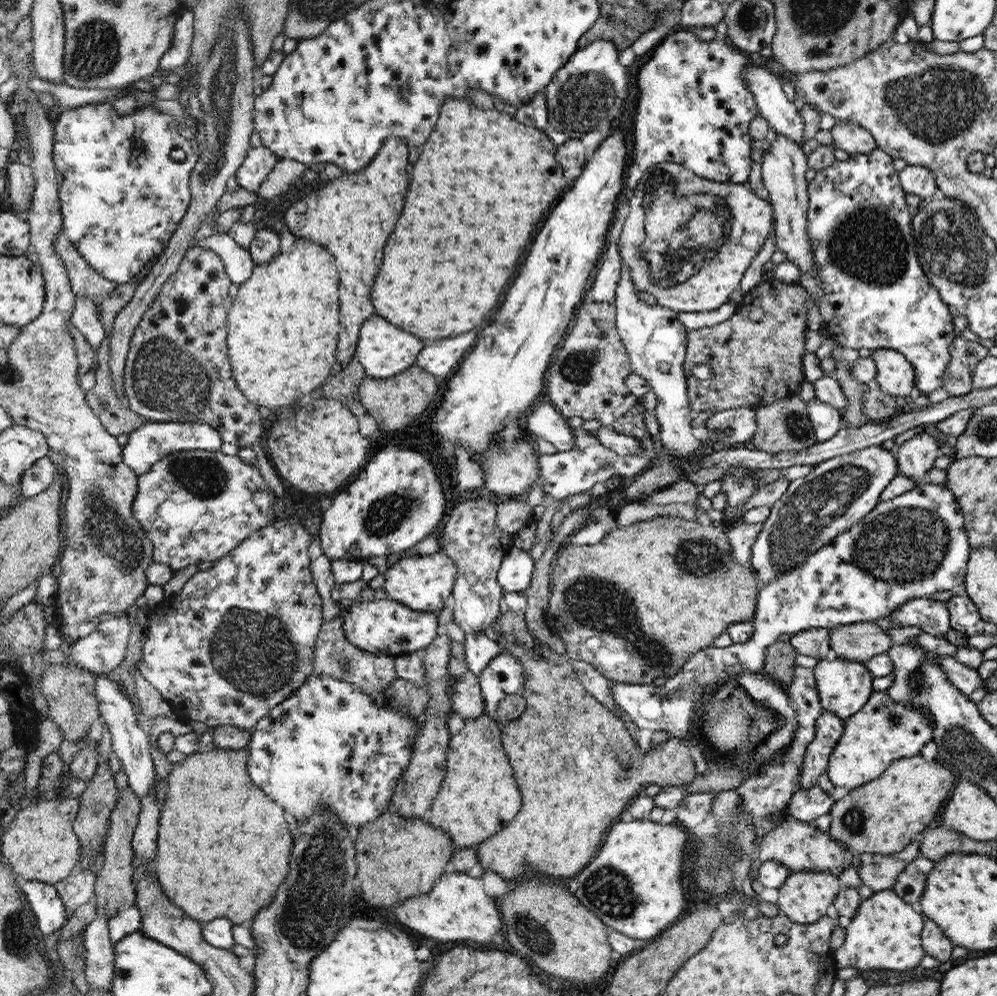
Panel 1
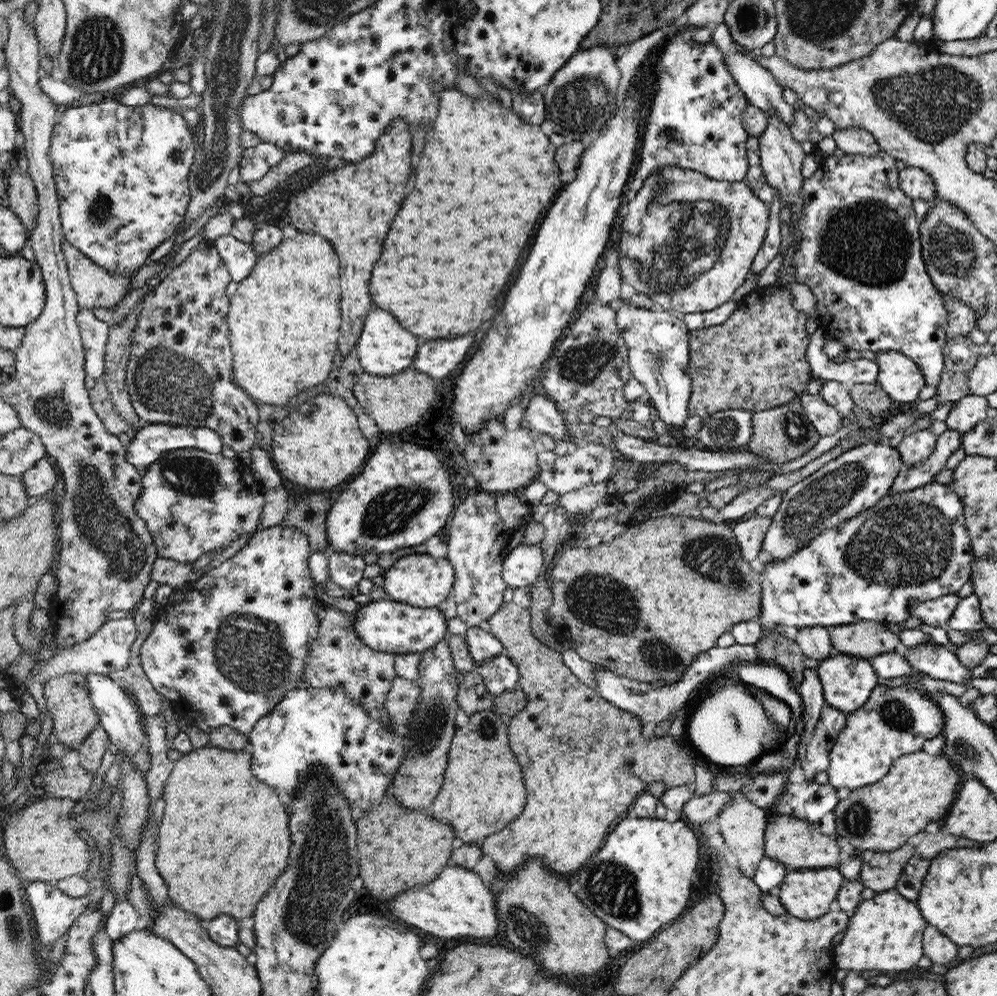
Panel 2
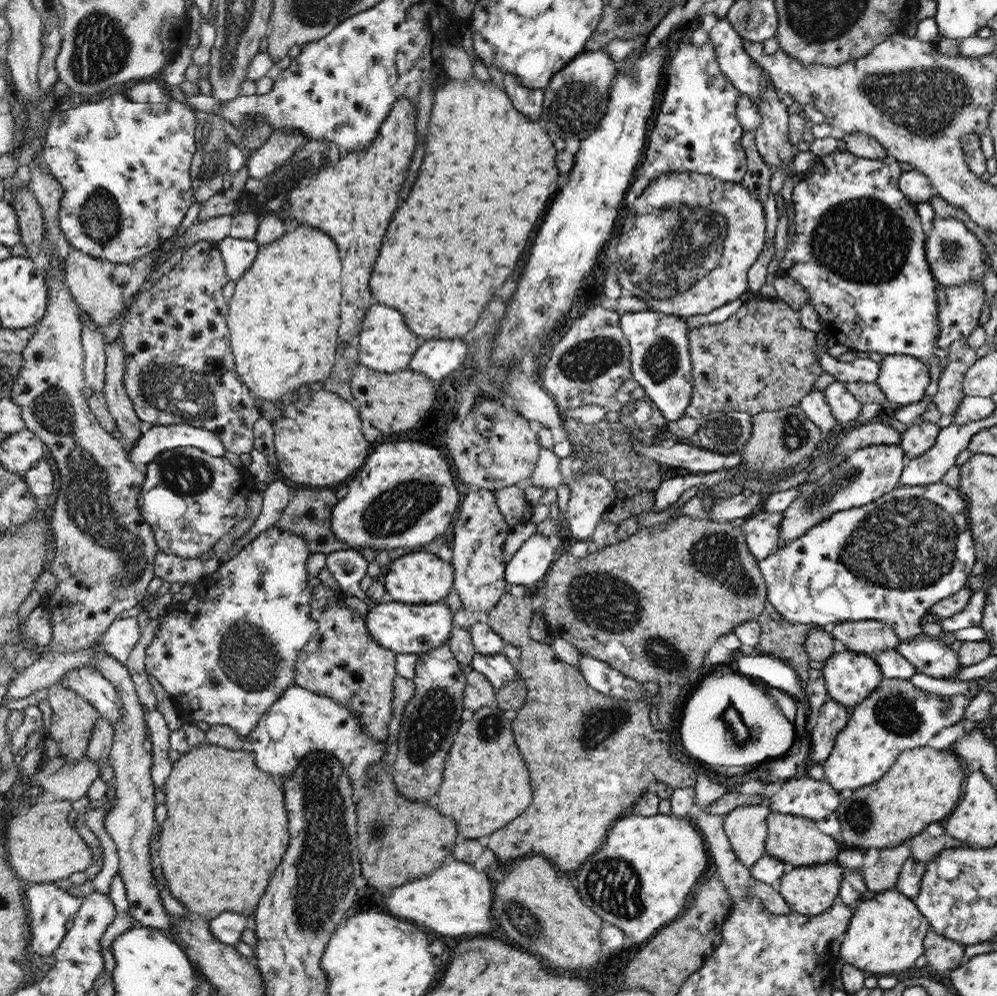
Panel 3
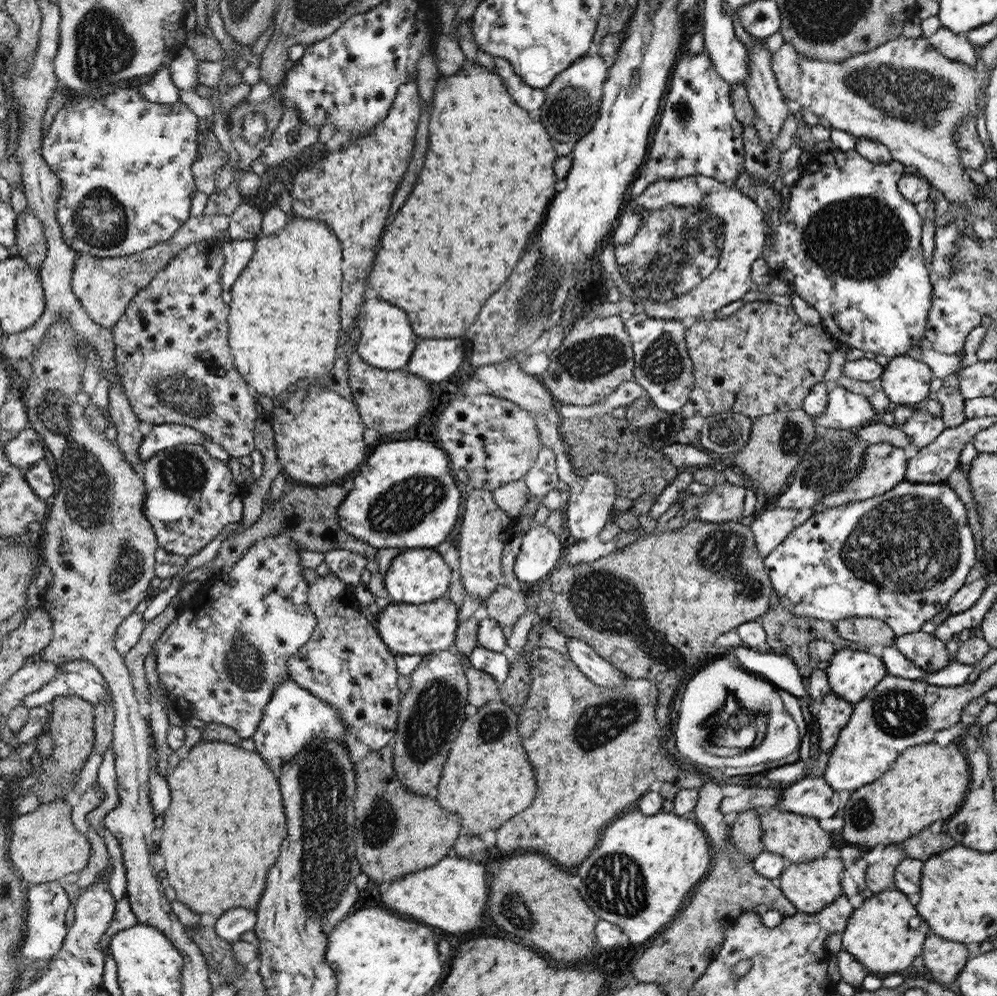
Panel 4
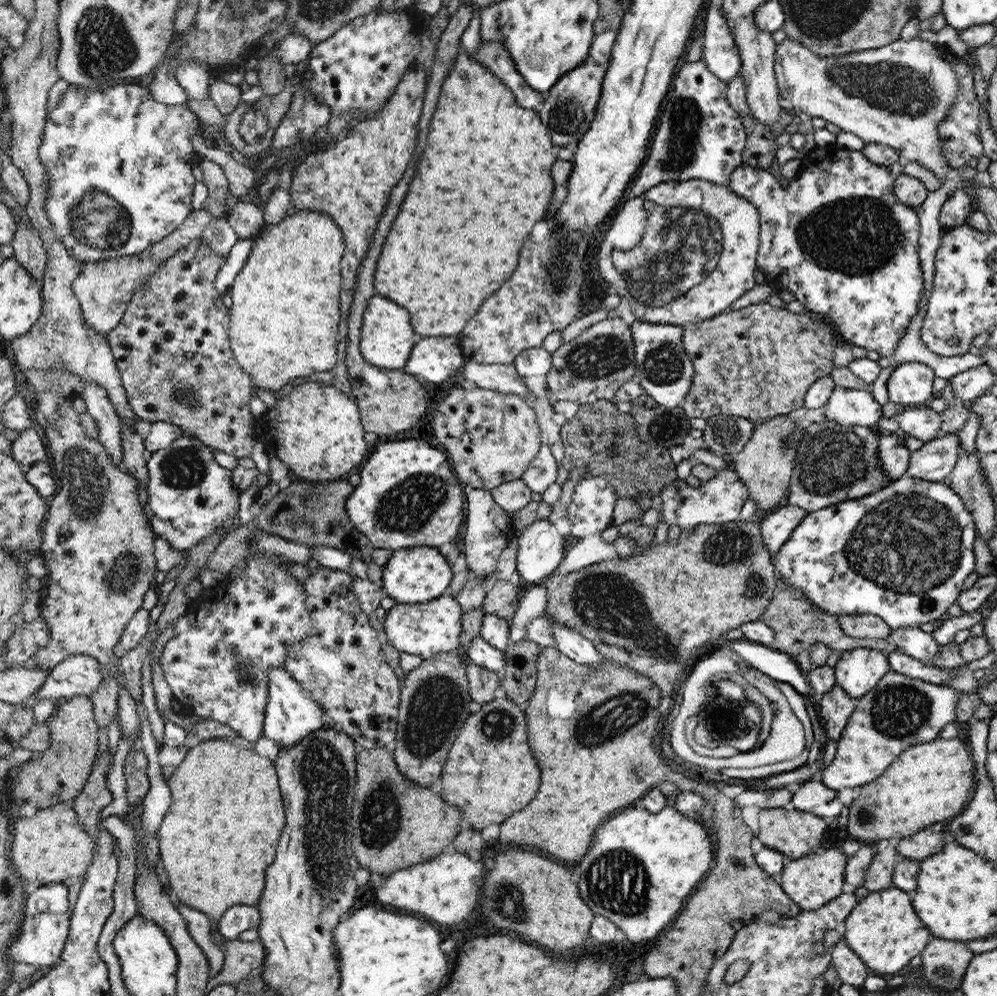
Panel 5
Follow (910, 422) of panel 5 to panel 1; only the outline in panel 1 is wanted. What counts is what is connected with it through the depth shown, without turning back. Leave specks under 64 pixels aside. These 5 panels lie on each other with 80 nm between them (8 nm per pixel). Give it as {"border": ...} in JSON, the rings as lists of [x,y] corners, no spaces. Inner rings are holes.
{"border":[[[928,428],[906,440],[894,451],[900,468],[899,476],[918,483],[929,482],[929,471],[934,468],[934,462],[940,455],[939,445],[937,435]]]}

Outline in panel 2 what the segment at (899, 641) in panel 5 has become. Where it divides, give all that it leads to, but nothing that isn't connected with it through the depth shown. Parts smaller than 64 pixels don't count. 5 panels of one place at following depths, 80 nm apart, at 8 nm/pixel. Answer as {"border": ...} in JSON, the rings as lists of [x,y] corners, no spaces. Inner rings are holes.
{"border":[[[932,641],[909,647],[905,659],[923,674],[938,680],[948,680],[970,687],[973,672],[961,662],[955,652],[946,650],[942,644]]]}

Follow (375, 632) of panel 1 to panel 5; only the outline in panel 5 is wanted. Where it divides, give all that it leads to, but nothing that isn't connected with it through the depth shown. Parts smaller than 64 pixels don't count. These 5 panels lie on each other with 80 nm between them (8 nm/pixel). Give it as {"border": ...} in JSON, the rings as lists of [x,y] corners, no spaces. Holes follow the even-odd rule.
{"border":[[[450,594],[442,595],[434,601],[419,604],[388,603],[387,615],[383,623],[388,642],[401,654],[430,658],[446,653],[456,653],[460,636],[460,604]]]}

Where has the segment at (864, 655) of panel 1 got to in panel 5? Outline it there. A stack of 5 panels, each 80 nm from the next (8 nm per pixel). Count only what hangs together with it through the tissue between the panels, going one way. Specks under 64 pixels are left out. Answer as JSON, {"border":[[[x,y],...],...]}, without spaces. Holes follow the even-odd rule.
{"border":[[[844,614],[838,616],[840,628],[854,638],[889,638],[892,628],[876,614]]]}

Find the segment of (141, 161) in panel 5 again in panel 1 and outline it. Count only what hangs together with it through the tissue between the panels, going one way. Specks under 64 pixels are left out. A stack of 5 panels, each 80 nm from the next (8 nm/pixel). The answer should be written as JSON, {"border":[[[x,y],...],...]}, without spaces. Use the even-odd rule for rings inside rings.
{"border":[[[109,102],[78,107],[76,109],[64,109],[59,111],[56,117],[55,126],[55,163],[58,169],[58,178],[61,190],[61,199],[63,202],[63,217],[65,220],[65,233],[73,240],[73,243],[78,247],[78,250],[96,270],[100,271],[106,278],[118,282],[119,284],[126,284],[132,282],[138,274],[142,274],[146,270],[146,266],[152,262],[152,259],[159,259],[165,250],[170,246],[174,235],[180,228],[182,221],[185,220],[189,213],[194,195],[191,180],[193,173],[199,163],[200,152],[196,148],[196,143],[192,134],[184,133],[182,126],[177,118],[170,116],[170,114],[162,114],[154,107],[141,108],[138,111],[127,112],[123,114],[114,103],[110,105]],[[135,138],[141,138],[147,146],[147,151],[138,149]]]}

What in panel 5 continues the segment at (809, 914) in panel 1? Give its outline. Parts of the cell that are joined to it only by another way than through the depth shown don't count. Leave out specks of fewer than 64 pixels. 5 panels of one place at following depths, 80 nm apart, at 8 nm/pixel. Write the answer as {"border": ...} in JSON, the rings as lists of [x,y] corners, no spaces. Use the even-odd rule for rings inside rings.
{"border":[[[838,847],[814,851],[802,858],[788,860],[784,872],[781,873],[781,886],[785,893],[801,908],[802,911],[821,909],[834,898],[840,897],[844,886],[846,856]]]}

